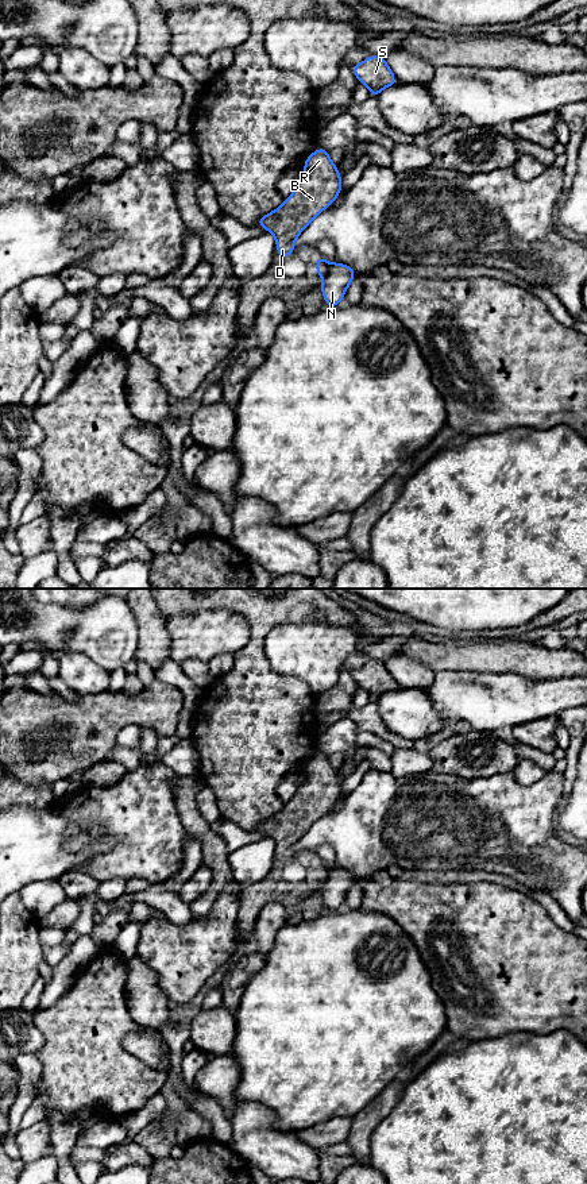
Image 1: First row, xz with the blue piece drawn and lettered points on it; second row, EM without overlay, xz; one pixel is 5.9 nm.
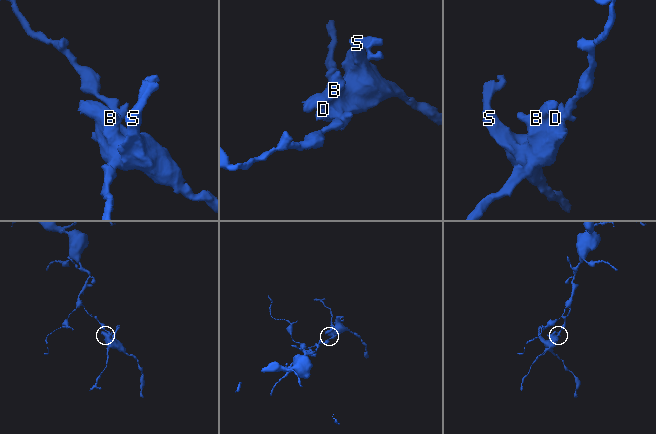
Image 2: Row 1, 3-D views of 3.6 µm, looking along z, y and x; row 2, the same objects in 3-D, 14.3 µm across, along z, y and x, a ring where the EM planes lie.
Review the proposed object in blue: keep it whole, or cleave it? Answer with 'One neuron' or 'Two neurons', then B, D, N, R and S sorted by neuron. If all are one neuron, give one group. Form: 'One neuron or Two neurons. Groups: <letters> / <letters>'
Two neurons. Groups: B D R S / N

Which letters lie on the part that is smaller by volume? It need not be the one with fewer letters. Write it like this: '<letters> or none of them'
B, D, R, S

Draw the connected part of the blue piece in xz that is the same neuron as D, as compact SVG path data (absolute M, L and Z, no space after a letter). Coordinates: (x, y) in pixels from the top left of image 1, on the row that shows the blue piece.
M318 147L304 162L304 176L294 192L275 211L258 219L255 225L271 232L277 254L289 258L297 248L294 240L325 208L337 198L341 174L329 158L328 150Z

